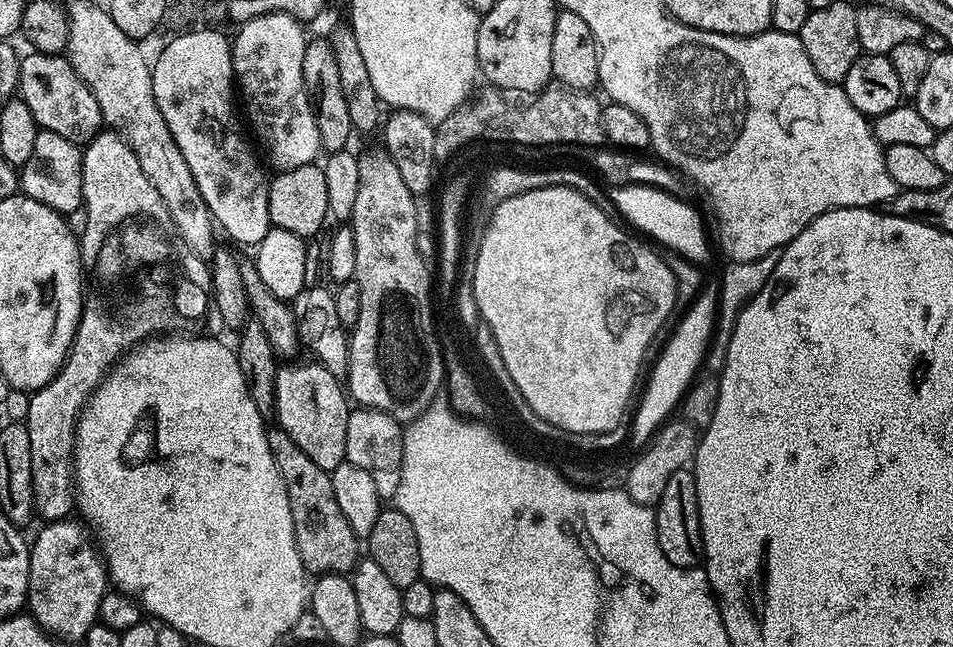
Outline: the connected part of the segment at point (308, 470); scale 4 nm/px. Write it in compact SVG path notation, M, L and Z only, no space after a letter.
M279 426L268 428L270 450L276 459L286 494L290 498L290 514L294 518L294 538L305 569L312 574L326 572L351 573L362 556L361 541L350 530L350 522L334 499L334 486L329 472L311 460Z

